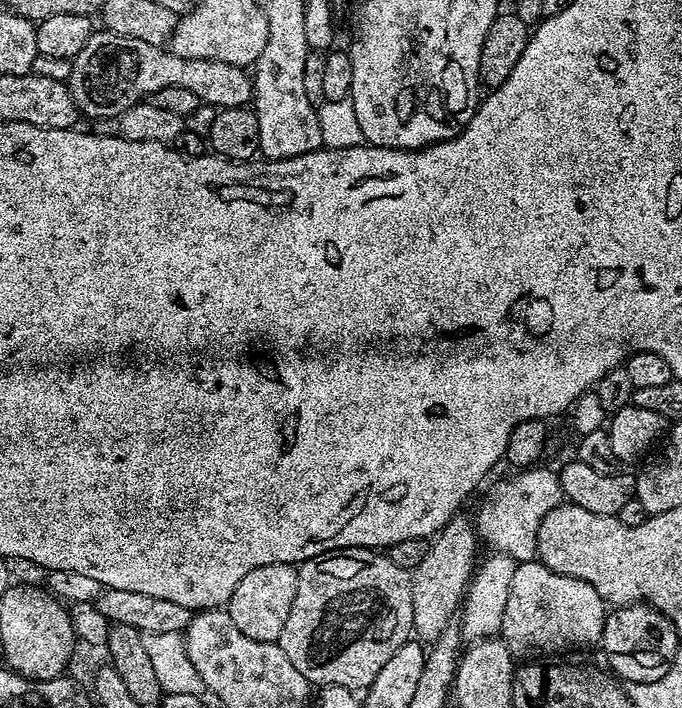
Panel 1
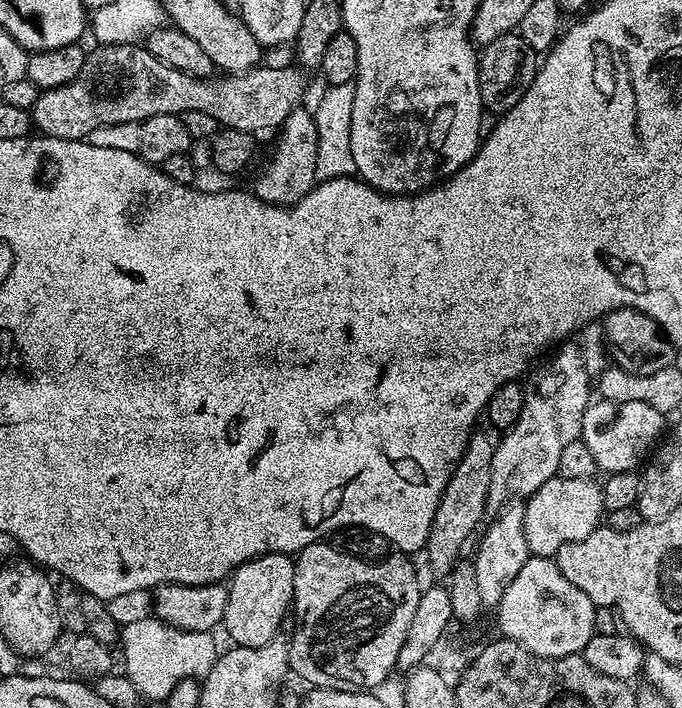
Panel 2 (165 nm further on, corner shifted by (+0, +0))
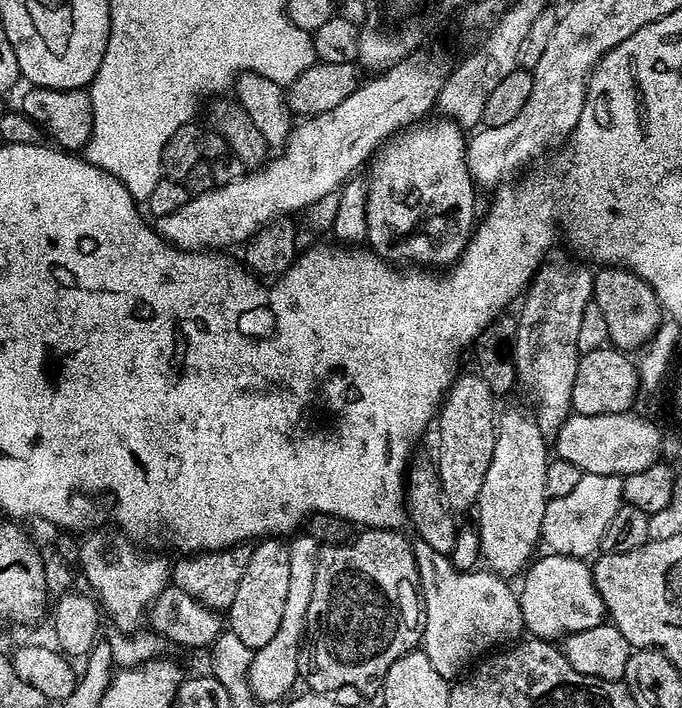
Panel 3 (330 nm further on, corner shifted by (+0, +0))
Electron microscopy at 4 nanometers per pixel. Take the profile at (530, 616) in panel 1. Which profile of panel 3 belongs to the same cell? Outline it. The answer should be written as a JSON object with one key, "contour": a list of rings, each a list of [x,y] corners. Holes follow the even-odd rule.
{"contour":[[[545,555],[528,564],[522,576],[524,585],[518,588],[525,629],[536,638],[563,638],[569,632],[590,630],[605,623],[606,609],[594,586],[591,567],[572,556]]]}

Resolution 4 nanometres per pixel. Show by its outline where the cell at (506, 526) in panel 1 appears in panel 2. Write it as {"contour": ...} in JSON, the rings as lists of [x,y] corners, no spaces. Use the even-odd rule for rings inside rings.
{"contour":[[[550,478],[532,496],[527,497],[524,507],[523,529],[532,556],[551,559],[567,542],[581,541],[599,527],[604,516],[601,485],[586,479]]]}

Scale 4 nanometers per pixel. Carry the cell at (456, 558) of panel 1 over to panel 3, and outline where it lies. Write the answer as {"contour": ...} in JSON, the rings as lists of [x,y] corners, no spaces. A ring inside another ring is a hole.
{"contour":[[[457,375],[445,391],[438,408],[440,445],[436,448],[434,463],[448,507],[456,514],[461,514],[467,508],[469,511],[480,496],[482,478],[486,478],[486,470],[490,470],[498,423],[497,397],[482,377],[471,375]]]}

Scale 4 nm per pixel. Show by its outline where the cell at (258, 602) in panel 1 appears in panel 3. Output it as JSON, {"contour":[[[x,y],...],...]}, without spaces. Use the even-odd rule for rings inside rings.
{"contour":[[[280,538],[261,539],[252,548],[250,563],[242,574],[242,582],[234,594],[234,602],[230,602],[226,610],[227,631],[236,634],[243,645],[250,649],[266,646],[266,642],[270,642],[270,638],[278,634],[278,626],[282,626],[282,610],[286,606],[289,586],[290,558],[287,543]]]}

